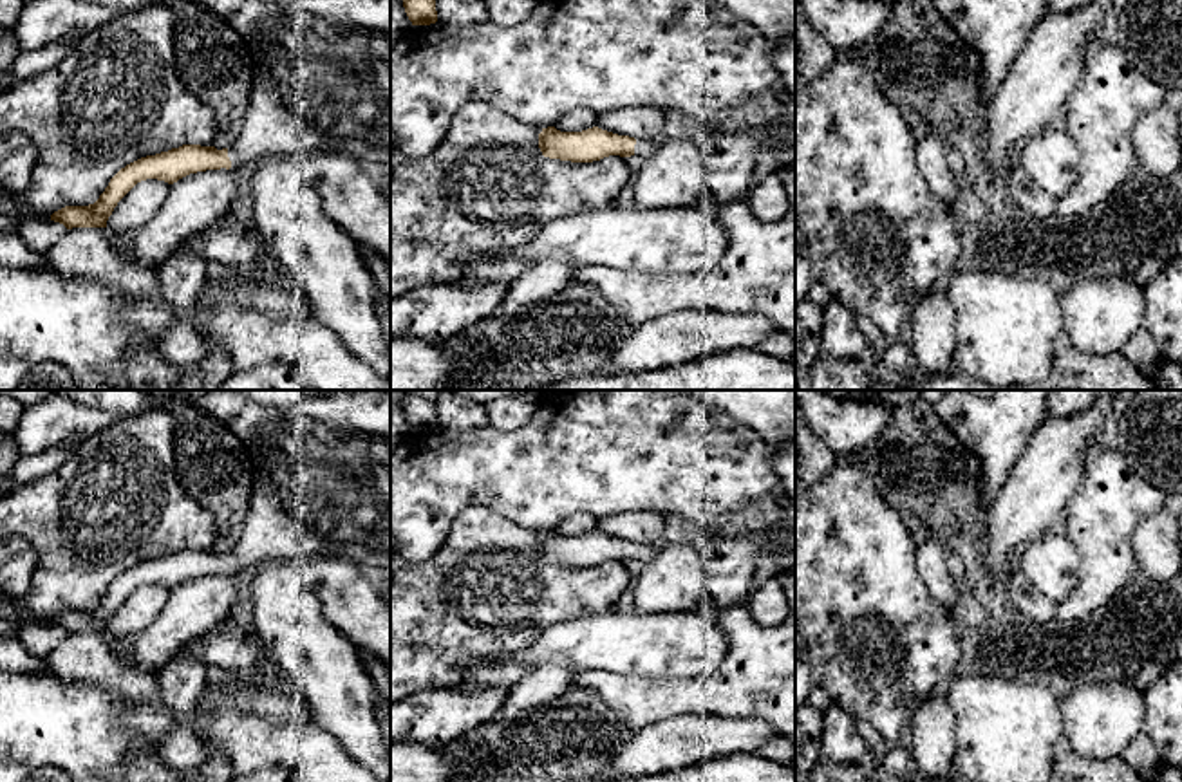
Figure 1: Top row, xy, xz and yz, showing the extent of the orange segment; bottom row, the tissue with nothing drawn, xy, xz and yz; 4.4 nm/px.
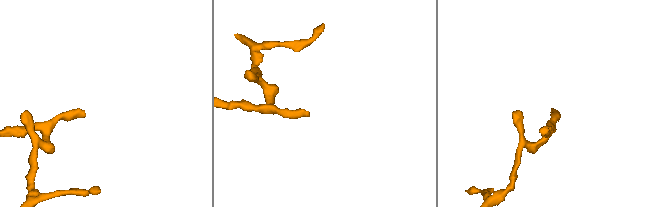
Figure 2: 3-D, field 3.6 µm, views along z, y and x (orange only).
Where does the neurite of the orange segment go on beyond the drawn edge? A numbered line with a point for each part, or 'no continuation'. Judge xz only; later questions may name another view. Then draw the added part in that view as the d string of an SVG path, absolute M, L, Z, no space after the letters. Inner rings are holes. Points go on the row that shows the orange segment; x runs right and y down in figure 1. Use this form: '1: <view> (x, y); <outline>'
1: xz (644, 147); M652 137L652 139L636 139L634 144L634 157L649 157L652 155L658 148L661 146L661 143Z

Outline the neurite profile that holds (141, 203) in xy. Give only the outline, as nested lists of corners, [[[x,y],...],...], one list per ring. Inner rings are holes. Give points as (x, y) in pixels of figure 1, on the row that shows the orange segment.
[[[157,179],[137,182],[114,208],[107,229],[130,231],[146,224],[163,206],[168,188],[168,182]]]

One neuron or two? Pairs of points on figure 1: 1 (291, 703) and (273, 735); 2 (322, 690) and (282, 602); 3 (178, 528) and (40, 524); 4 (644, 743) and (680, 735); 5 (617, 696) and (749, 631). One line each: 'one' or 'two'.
1: two
2: one
3: one
4: one
5: one

